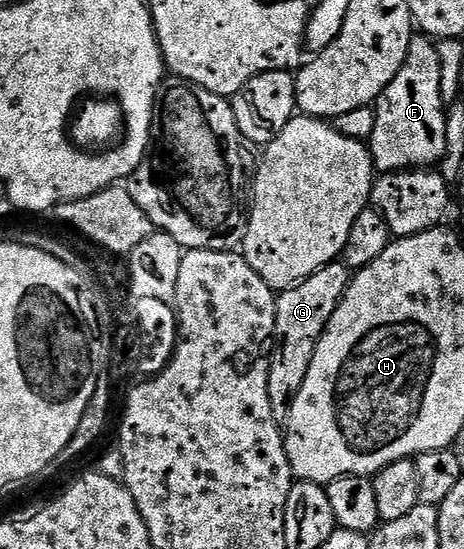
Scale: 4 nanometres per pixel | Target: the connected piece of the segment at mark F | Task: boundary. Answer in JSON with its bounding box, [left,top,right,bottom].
[367,34,447,173]

